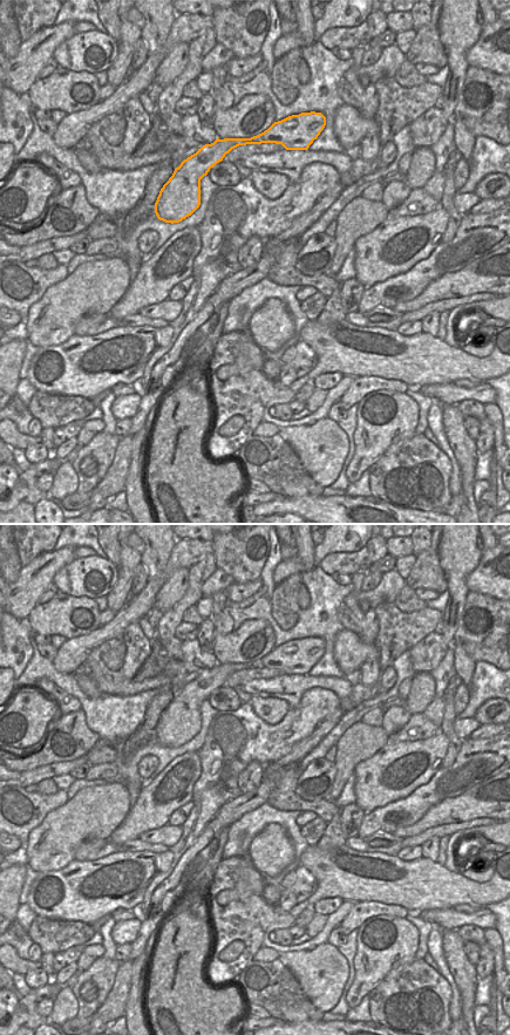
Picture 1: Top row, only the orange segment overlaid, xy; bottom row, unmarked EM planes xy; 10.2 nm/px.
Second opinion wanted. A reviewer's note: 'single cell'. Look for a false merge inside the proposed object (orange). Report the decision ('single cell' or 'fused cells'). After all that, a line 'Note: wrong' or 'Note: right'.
single cell
Note: right

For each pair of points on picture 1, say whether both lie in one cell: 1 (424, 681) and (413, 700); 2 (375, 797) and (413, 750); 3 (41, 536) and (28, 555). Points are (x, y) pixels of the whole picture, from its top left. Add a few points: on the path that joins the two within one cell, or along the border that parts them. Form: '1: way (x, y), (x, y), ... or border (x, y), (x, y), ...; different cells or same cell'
1: way (422, 686), (422, 690), (417, 695); same cell
2: way (376, 783), (381, 778), (383, 769), (399, 757); same cell
3: way (36, 540), (28, 550); same cell

